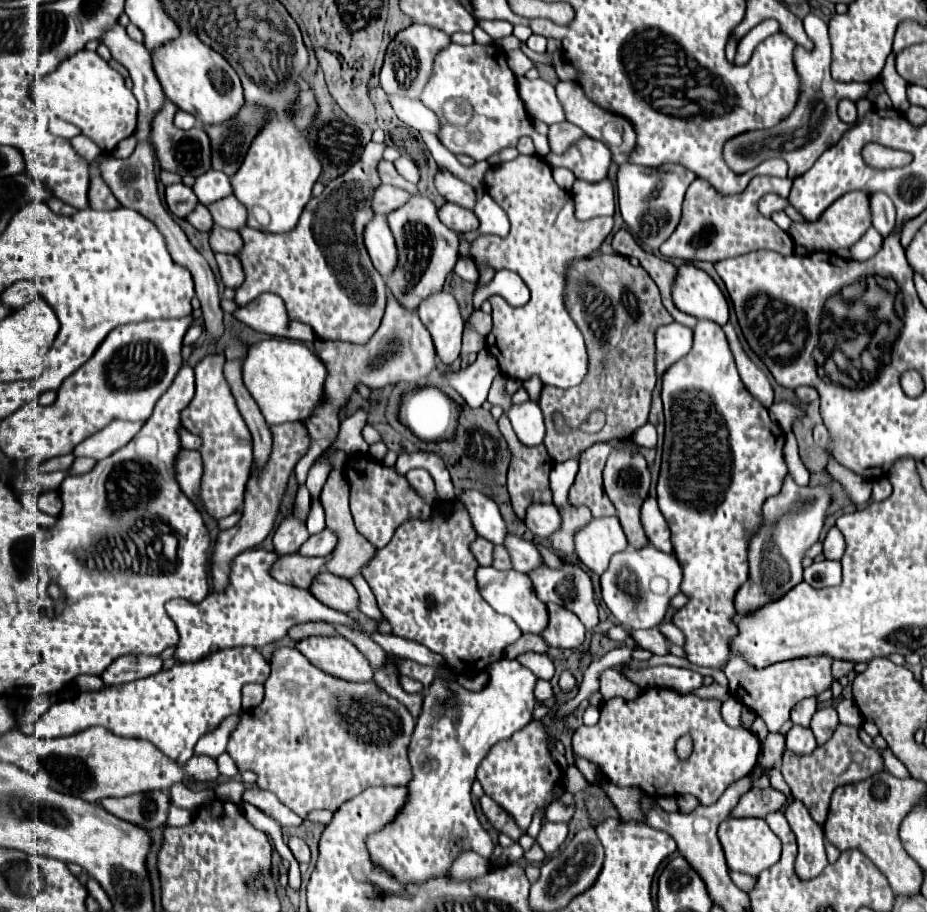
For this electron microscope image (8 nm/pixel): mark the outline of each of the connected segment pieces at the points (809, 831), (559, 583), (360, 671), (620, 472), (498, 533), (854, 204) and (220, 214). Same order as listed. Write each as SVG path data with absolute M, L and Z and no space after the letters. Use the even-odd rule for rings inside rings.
M794 799L786 809L784 815L798 839L798 859L796 859L796 873L802 879L812 879L824 871L828 865L826 851L824 851L824 831L822 825L812 821L804 803Z
M564 563L564 567L560 567L560 569L550 569L548 565L540 565L538 569L530 571L528 577L532 579L536 595L542 603L556 603L556 605L566 607L568 611L572 611L584 623L586 629L592 629L598 623L598 609L596 609L596 603L594 603L592 581L580 565ZM592 619L594 619L594 623L592 623Z
M342 635L306 637L296 641L296 649L322 671L348 681L372 681L374 669L354 643Z
M610 441L612 445L612 453L604 465L602 477L604 477L604 491L610 497L610 501L616 507L616 517L620 519L620 525L624 529L624 535L630 543L630 547L644 547L648 543L644 531L642 531L642 523L640 523L640 503L648 497L648 489L650 489L650 471L646 465L646 459L638 453L638 451L628 451L628 447L624 445L624 441Z
M466 489L456 495L456 501L468 511L474 531L494 545L502 545L506 537L506 523L498 511L498 505L476 489Z
M858 191L858 193L846 193L844 197L834 201L820 215L818 221L794 223L788 233L792 235L796 245L806 247L810 253L812 251L838 251L838 249L852 247L870 229L870 225L872 225L872 221L870 221L870 197L868 197L868 193Z
M234 195L210 203L208 211L212 213L214 223L224 229L240 229L246 225L246 209Z

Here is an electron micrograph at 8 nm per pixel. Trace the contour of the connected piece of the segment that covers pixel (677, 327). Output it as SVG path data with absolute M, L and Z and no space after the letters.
M670 323L662 325L656 329L656 373L662 377L662 373L688 355L692 349L692 329L680 325L680 323Z

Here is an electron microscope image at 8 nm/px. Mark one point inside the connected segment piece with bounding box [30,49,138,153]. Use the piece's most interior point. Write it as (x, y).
(85, 91)

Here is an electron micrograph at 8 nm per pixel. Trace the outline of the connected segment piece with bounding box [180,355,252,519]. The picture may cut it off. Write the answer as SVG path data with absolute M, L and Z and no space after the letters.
M208 355L196 365L196 395L188 409L180 413L182 425L202 439L198 453L202 455L204 475L200 481L198 497L204 511L214 519L228 517L242 507L246 477L252 465L252 437L224 379L224 361L224 355Z

